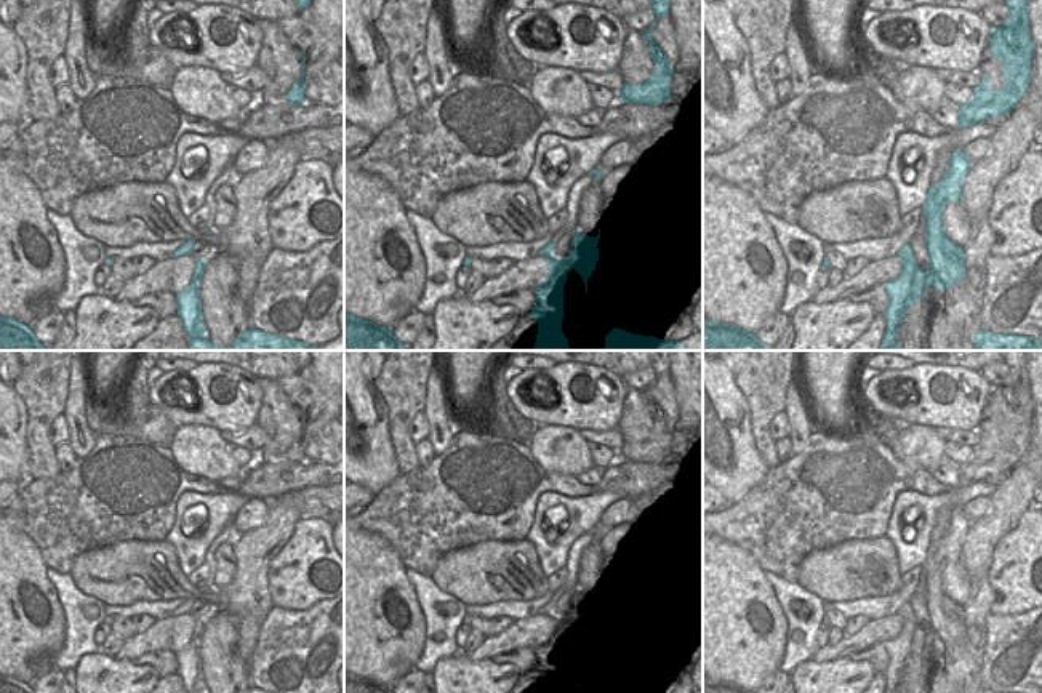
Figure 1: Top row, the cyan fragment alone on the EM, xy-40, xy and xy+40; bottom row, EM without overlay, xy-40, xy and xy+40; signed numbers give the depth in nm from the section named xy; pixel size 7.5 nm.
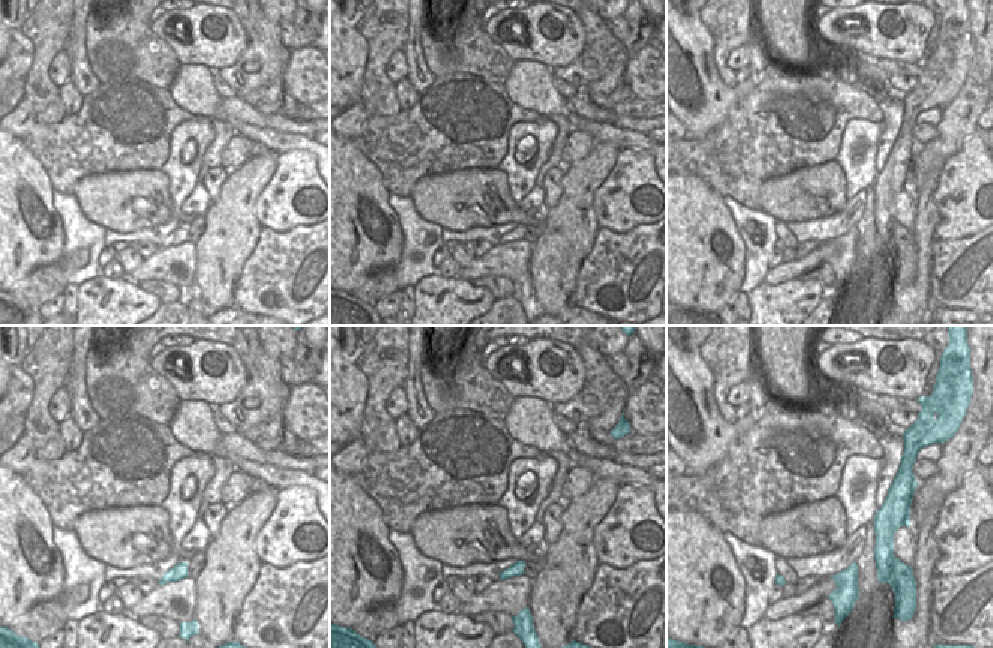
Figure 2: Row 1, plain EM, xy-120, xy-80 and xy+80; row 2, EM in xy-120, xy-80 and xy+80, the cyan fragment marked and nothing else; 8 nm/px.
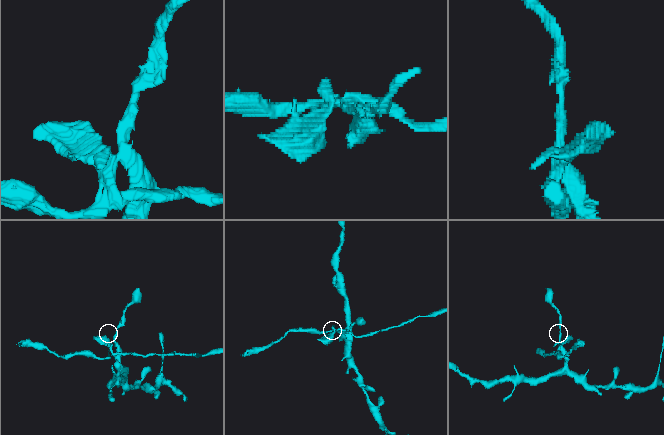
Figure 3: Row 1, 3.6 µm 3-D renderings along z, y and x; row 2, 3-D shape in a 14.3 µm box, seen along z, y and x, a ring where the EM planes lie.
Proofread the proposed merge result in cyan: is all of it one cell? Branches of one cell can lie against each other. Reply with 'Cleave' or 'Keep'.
Cleave.

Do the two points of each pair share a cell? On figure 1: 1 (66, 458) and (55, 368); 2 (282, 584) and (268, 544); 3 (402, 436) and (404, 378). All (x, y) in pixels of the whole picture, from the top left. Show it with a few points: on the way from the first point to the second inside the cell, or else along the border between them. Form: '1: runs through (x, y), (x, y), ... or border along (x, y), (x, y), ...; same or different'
1: border along (55, 447), (55, 456), (61, 471); different
2: border along (295, 527), (269, 565), (268, 594); different
3: runs through (402, 421), (404, 392); same

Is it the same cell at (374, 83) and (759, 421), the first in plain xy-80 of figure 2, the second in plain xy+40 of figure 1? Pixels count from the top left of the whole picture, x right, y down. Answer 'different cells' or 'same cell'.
same cell

